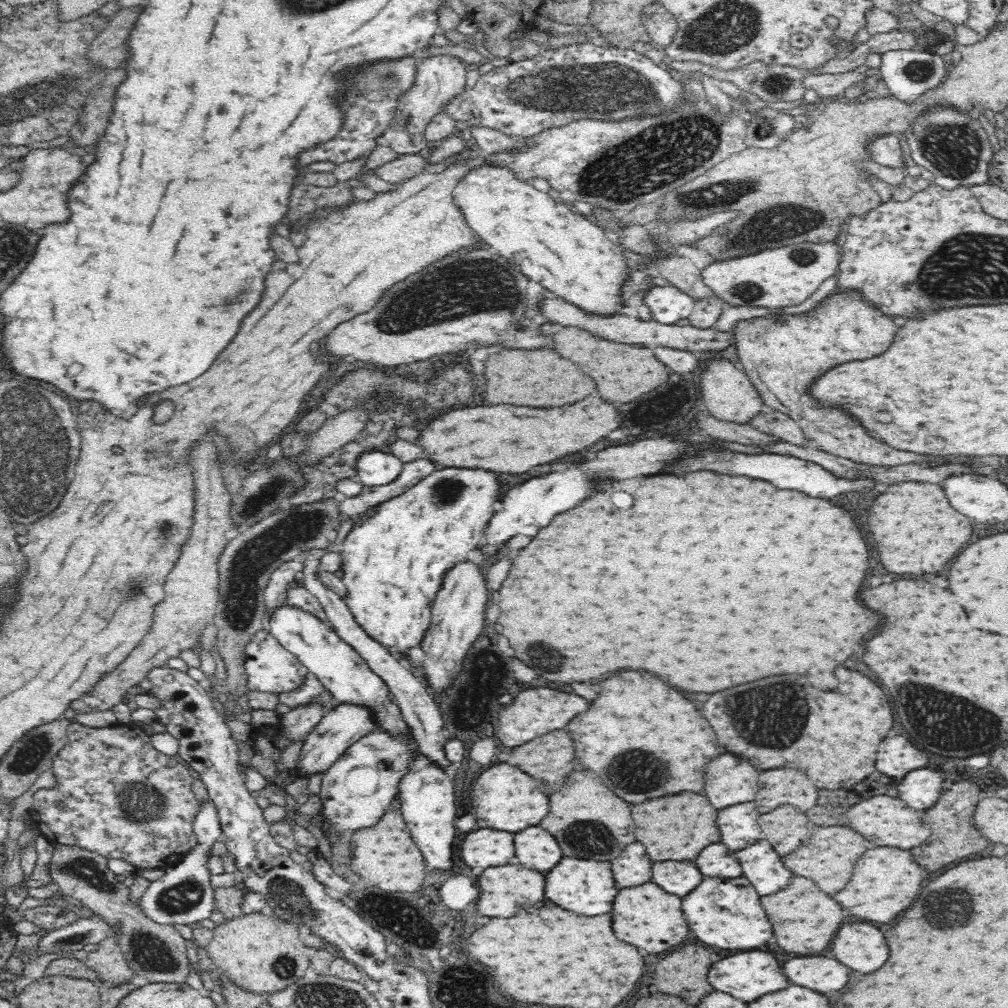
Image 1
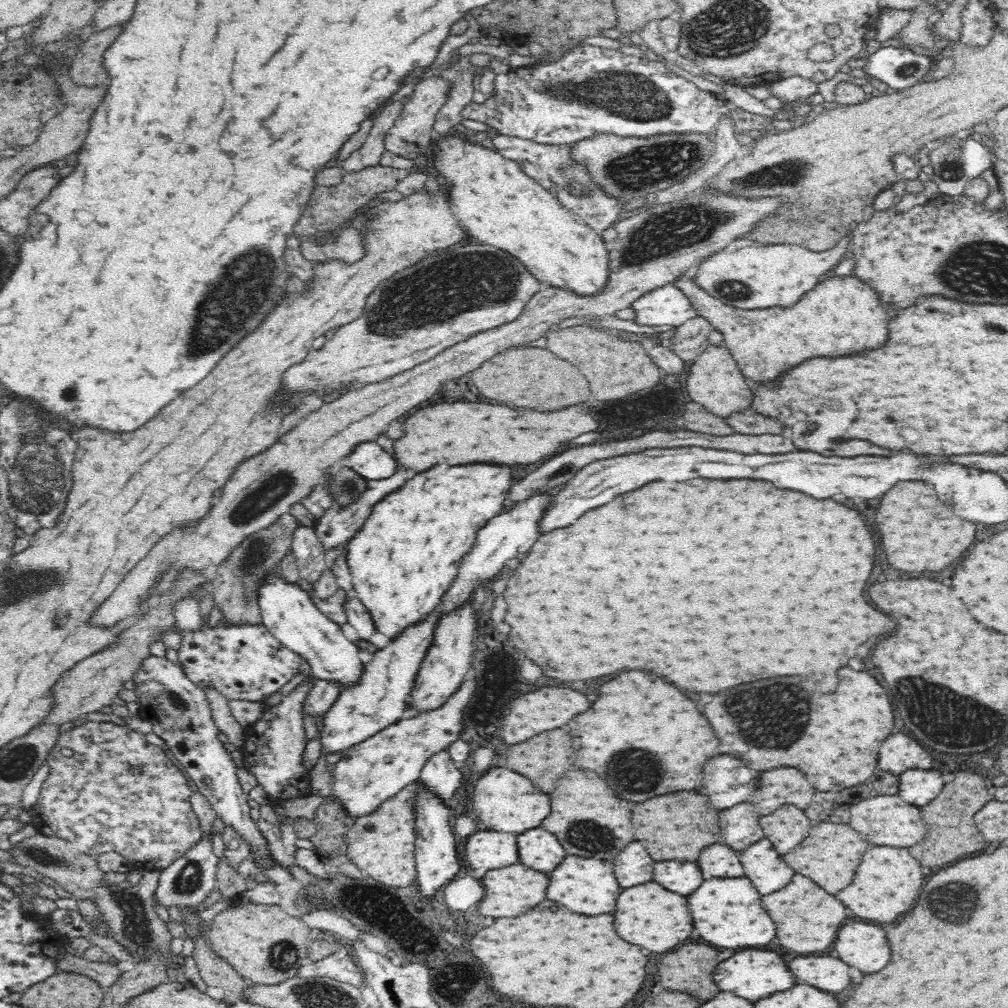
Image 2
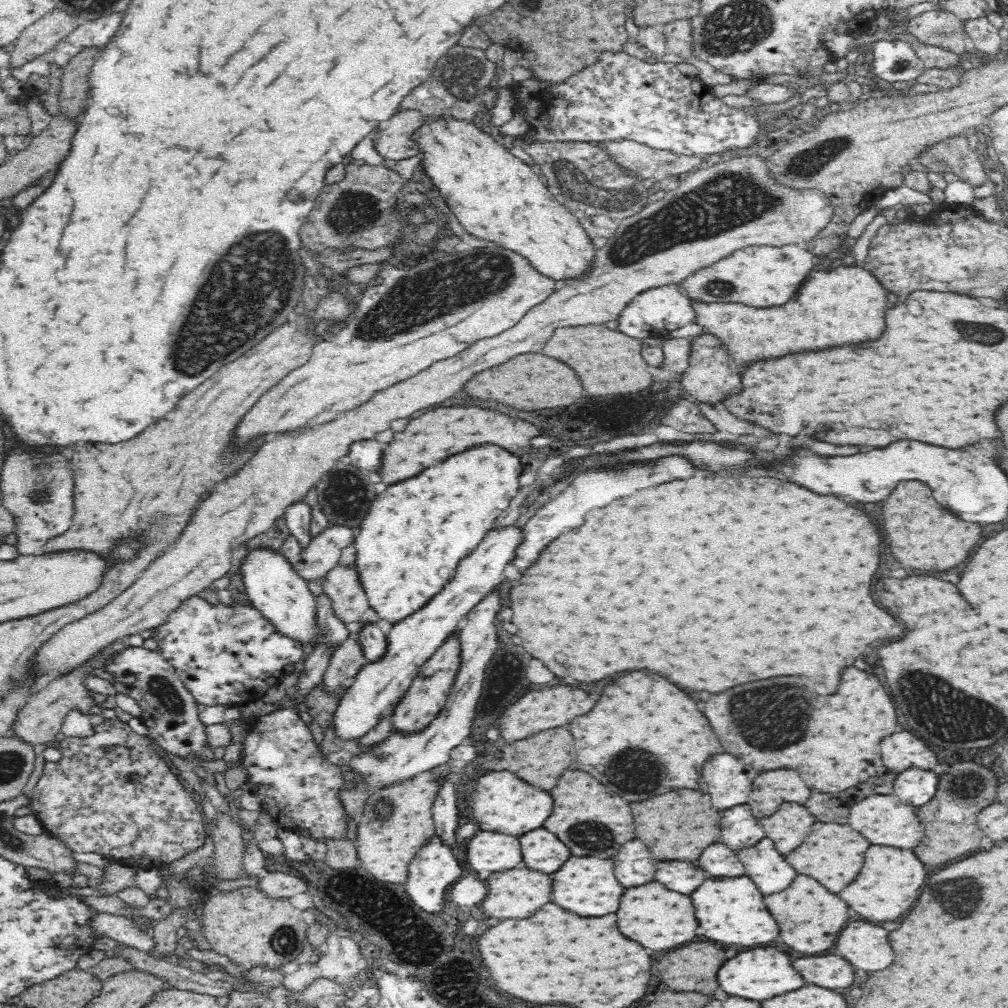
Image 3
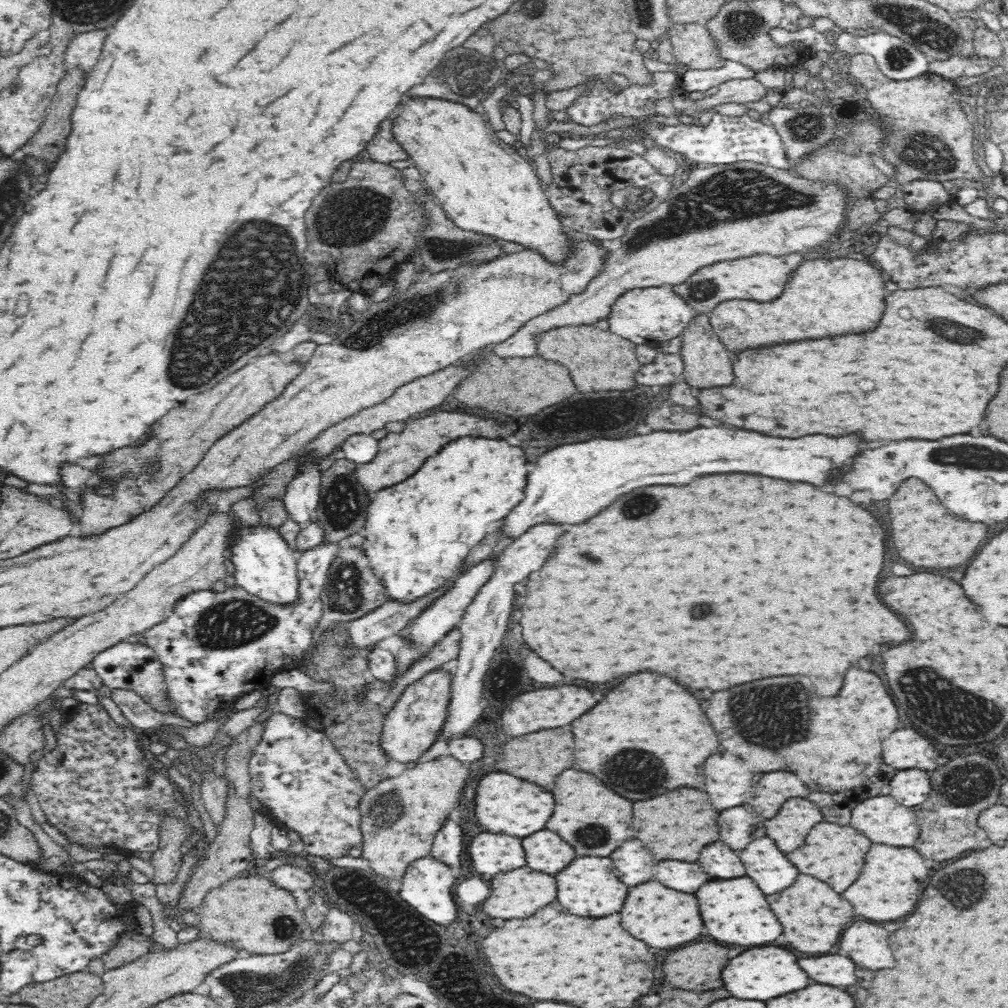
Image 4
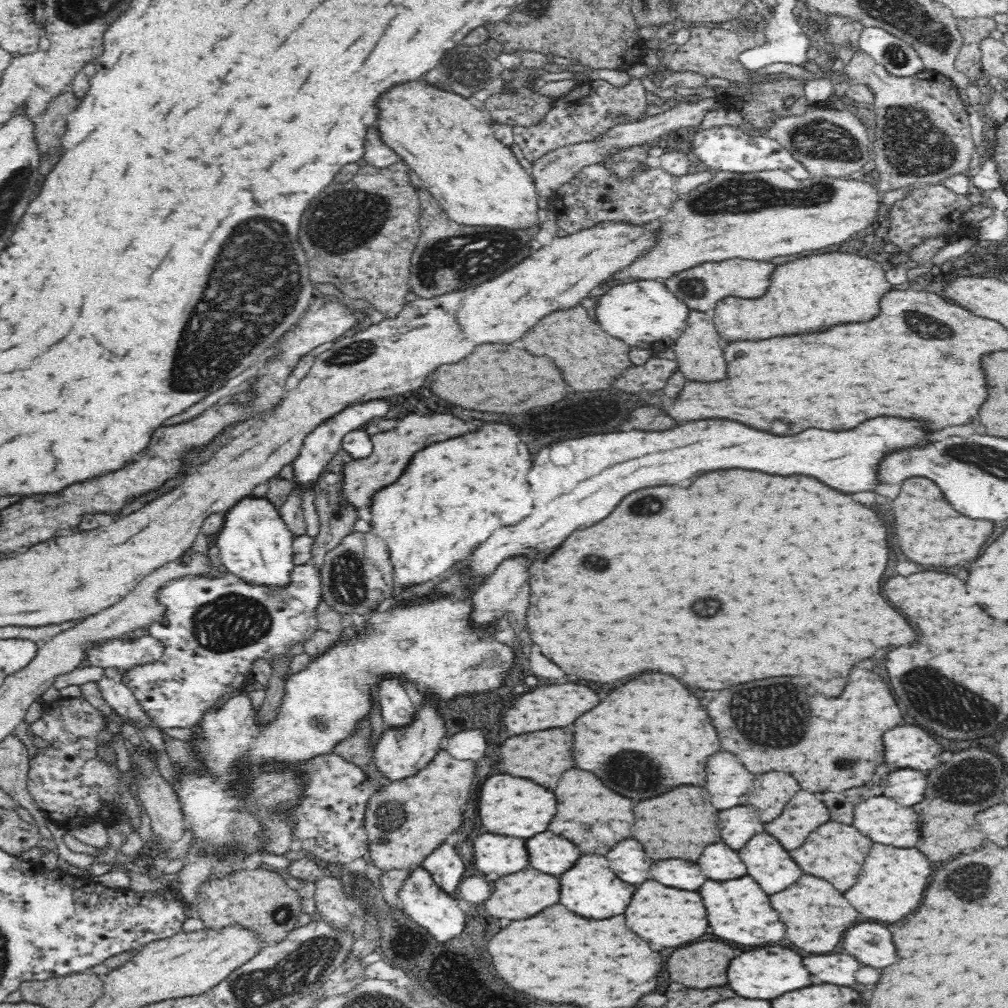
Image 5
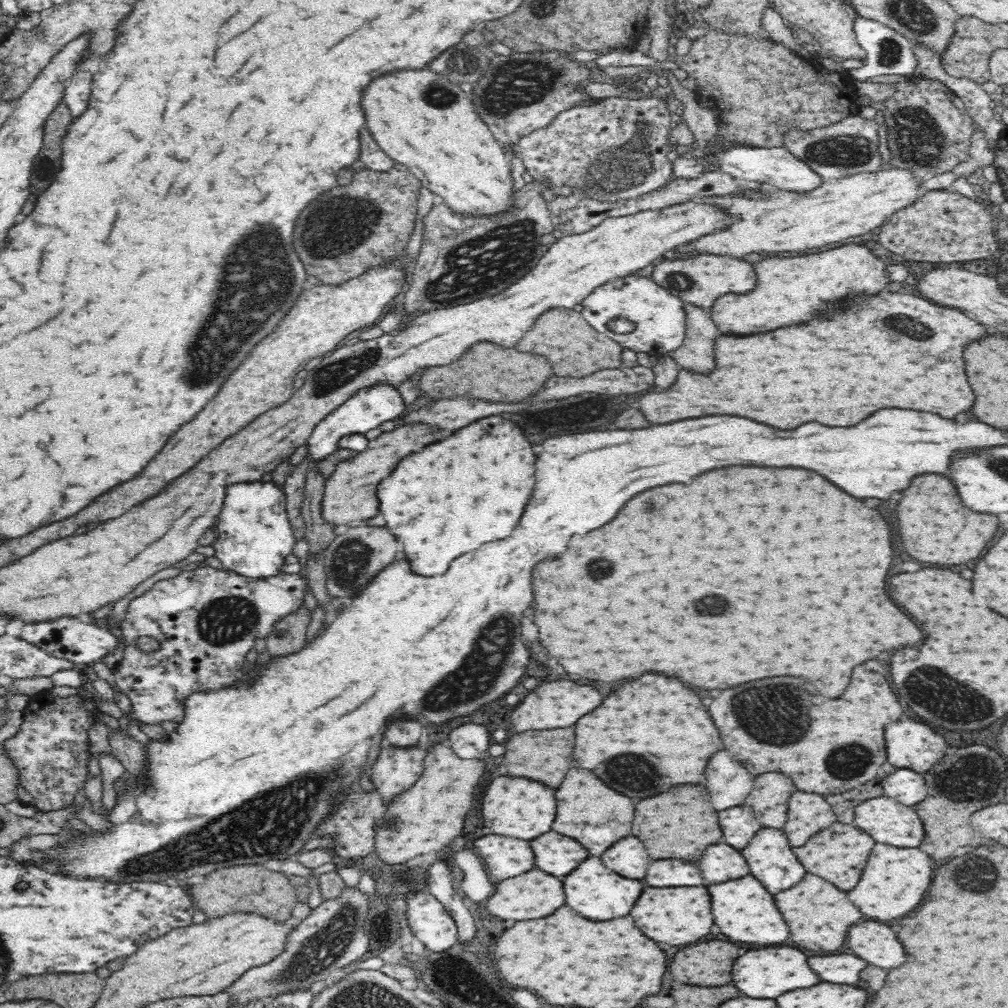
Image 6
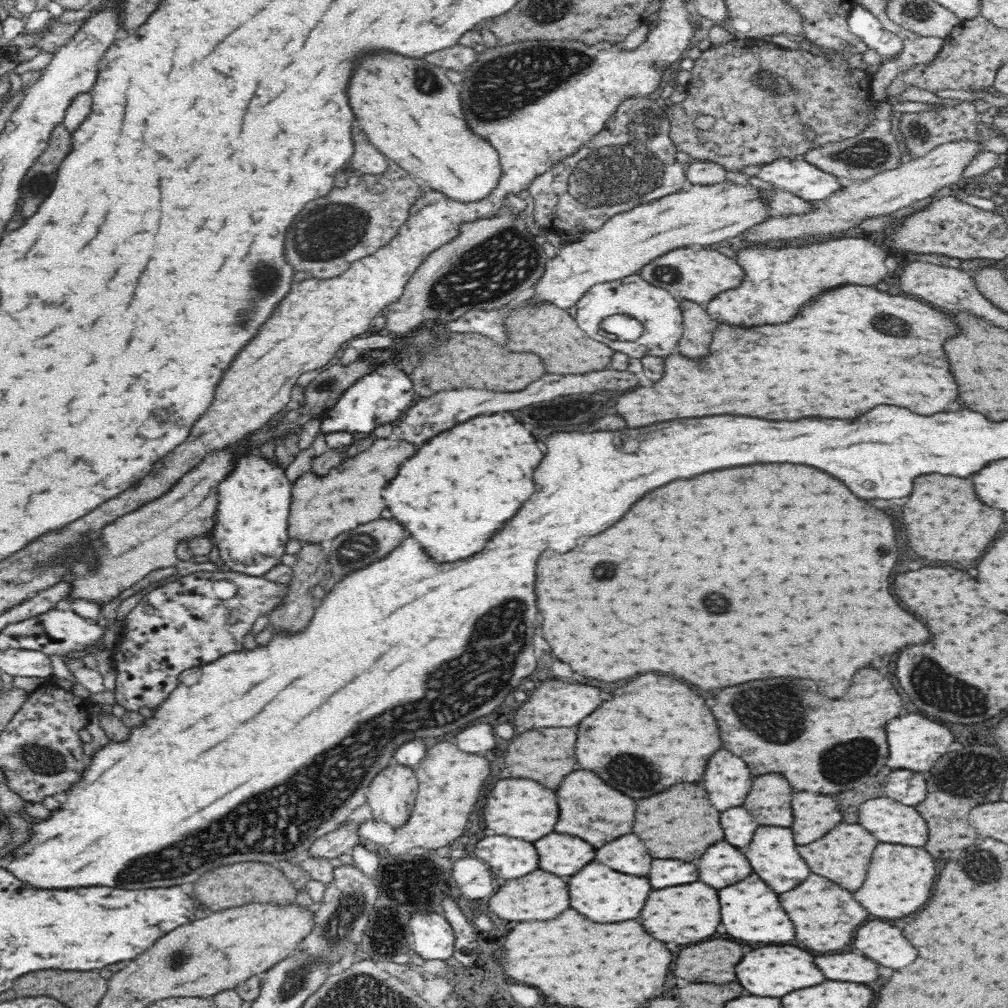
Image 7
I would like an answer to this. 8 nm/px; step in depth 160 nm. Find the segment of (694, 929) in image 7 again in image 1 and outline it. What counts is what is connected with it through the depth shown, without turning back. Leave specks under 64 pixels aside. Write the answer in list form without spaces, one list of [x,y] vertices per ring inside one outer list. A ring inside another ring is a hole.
[[[654,882],[620,890],[612,908],[612,926],[616,936],[632,946],[644,948],[650,954],[658,954],[682,944],[682,940],[688,936],[688,924],[682,916],[680,900],[682,898],[678,896],[662,892],[662,888],[658,888]]]

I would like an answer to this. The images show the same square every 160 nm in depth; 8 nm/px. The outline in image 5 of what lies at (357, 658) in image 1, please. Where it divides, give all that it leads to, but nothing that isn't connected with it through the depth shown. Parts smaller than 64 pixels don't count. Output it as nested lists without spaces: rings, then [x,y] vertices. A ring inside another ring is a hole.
[[[246,496],[230,508],[221,531],[216,534],[214,544],[219,547],[220,562],[228,572],[250,586],[271,587],[275,590],[288,588],[292,584],[294,563],[293,532],[280,518],[279,511],[265,497]]]

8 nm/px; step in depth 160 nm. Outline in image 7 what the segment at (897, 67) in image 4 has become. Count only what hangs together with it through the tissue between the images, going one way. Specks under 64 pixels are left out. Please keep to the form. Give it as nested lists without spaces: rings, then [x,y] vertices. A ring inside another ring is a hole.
[[[860,4],[850,12],[847,21],[850,32],[860,38],[869,50],[880,54],[878,64],[868,64],[864,68],[871,76],[876,74],[884,64],[894,60],[904,49],[903,40],[895,32],[886,29],[870,11]]]

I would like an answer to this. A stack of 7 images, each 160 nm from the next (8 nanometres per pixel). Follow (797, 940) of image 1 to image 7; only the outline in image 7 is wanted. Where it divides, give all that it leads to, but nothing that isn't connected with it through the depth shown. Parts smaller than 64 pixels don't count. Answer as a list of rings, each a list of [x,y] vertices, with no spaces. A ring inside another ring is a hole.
[[[810,874],[798,888],[782,894],[780,904],[794,922],[796,940],[804,948],[812,948],[816,952],[844,950],[846,944],[850,944],[854,930],[868,918],[866,910],[852,898],[848,890],[816,874]]]

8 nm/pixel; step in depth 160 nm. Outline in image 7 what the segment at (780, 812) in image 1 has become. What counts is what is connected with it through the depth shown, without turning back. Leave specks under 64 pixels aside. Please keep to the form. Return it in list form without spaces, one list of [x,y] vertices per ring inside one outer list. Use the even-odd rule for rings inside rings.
[[[796,792],[792,796],[792,812],[794,812],[794,840],[798,846],[804,846],[818,836],[824,836],[832,826],[836,826],[842,816],[836,810],[838,806],[828,798],[812,792]]]

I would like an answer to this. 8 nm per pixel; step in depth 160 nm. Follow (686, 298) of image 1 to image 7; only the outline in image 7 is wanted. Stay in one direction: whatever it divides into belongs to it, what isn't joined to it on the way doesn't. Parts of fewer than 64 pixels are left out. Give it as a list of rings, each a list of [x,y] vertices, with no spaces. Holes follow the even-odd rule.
[[[639,273],[626,276],[620,280],[612,282],[604,282],[594,285],[578,302],[578,312],[576,312],[576,320],[580,324],[580,328],[588,334],[594,336],[596,340],[602,340],[606,344],[610,344],[614,350],[626,352],[628,356],[636,356],[636,358],[644,358],[644,356],[666,356],[670,354],[670,350],[674,350],[678,346],[678,342],[682,340],[683,335],[683,316],[679,299],[672,296],[665,288],[652,286],[650,281],[646,281]],[[614,314],[624,314],[633,316],[638,319],[643,326],[642,334],[634,342],[618,342],[618,340],[610,340],[608,332],[604,332],[600,328],[602,320],[606,316]]]

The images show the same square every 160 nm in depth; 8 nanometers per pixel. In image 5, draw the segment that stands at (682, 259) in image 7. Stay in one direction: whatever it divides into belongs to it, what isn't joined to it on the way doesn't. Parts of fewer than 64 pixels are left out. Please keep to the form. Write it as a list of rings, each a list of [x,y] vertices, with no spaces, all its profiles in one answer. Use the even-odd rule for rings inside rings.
[[[726,260],[726,262],[710,262],[710,264],[700,264],[697,267],[690,268],[668,280],[664,280],[664,284],[673,292],[682,302],[688,305],[688,308],[700,312],[711,313],[721,300],[728,296],[738,296],[738,298],[762,298],[770,284],[772,284],[772,274],[776,270],[774,262],[754,262],[754,260]]]

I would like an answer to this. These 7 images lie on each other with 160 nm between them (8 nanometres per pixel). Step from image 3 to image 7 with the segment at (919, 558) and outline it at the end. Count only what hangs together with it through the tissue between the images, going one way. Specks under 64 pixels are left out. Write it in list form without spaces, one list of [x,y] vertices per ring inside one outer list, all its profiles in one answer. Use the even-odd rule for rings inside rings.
[[[918,476],[912,494],[902,510],[902,522],[908,546],[926,560],[964,562],[984,554],[988,544],[996,538],[1004,512],[982,508],[970,492],[970,482],[954,476]]]

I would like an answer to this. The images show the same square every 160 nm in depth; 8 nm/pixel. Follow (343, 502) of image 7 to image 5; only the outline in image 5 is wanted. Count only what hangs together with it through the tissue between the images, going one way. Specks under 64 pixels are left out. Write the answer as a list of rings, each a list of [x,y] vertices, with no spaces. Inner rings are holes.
[[[432,414],[430,418],[426,416],[406,416],[401,415],[396,423],[396,428],[390,432],[377,433],[371,436],[374,454],[366,460],[354,459],[350,462],[342,472],[342,483],[348,503],[356,504],[356,506],[368,506],[372,502],[372,496],[376,490],[394,484],[400,474],[404,474],[404,470],[408,468],[410,460],[414,458],[416,452],[424,450],[428,444],[432,442],[440,442],[446,438],[454,438],[454,436],[464,436],[472,430],[472,426],[468,426],[468,422],[452,416],[452,414]]]

